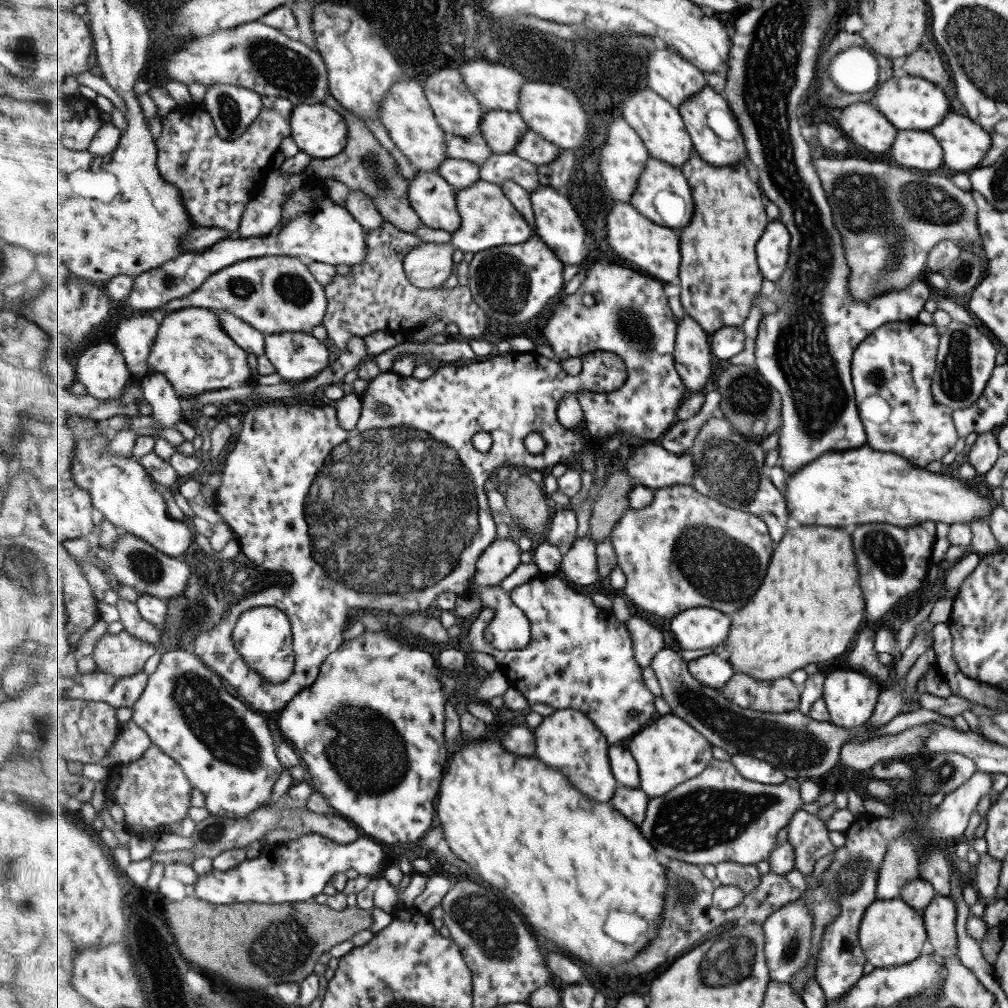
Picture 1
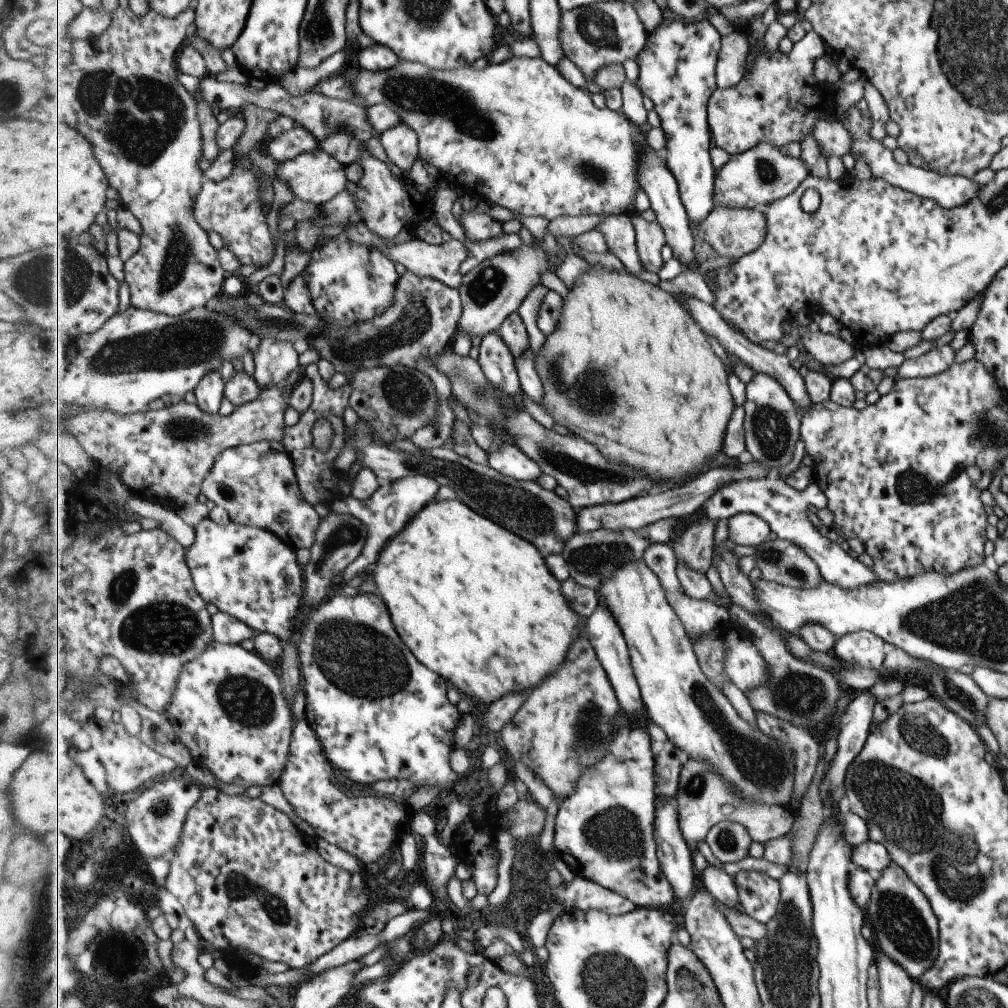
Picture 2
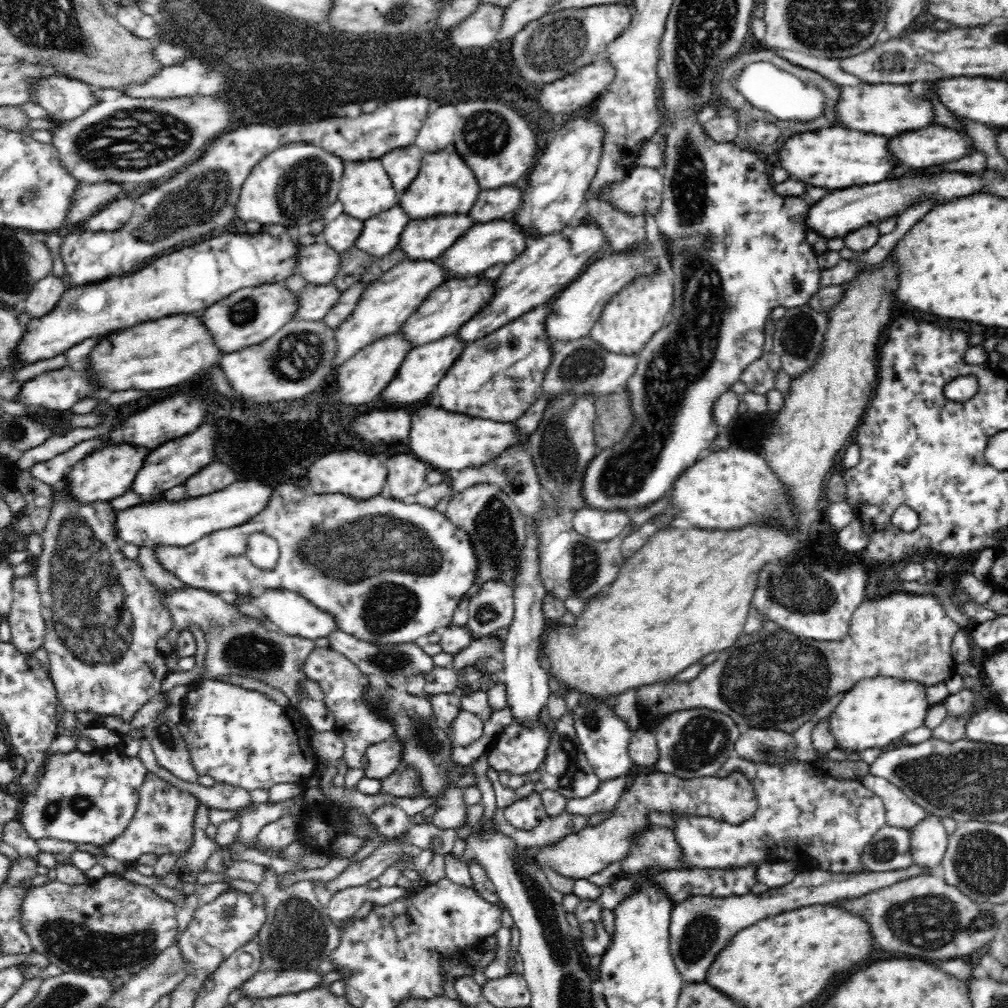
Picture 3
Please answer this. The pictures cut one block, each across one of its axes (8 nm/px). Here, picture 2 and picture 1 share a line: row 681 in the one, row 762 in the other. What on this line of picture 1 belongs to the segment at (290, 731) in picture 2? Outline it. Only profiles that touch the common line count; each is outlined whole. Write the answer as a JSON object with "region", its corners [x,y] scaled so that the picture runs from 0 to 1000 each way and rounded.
{"region":[[[178,646],[161,648],[158,660],[149,669],[142,688],[131,704],[132,715],[146,725],[154,739],[181,758],[192,782],[203,789],[207,808],[217,812],[243,811],[263,800],[262,796],[269,790],[282,761],[275,752],[267,716],[255,708],[255,704],[249,704],[243,696],[239,696],[239,692],[227,688],[219,670],[199,657],[195,649]]]}

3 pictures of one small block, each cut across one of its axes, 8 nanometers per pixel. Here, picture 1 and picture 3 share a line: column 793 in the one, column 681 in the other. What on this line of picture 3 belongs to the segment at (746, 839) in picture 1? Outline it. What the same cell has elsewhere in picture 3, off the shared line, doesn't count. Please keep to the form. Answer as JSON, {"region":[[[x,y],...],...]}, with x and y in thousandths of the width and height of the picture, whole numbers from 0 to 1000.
{"region":[[[647,765],[629,772],[625,782],[620,781],[615,794],[607,802],[607,810],[590,819],[581,819],[575,825],[564,827],[550,839],[540,840],[535,846],[522,842],[535,857],[549,862],[558,869],[571,872],[583,871],[601,861],[614,860],[621,854],[639,825],[646,823],[643,808],[647,804],[665,808],[668,813],[673,812],[702,811],[716,816],[734,817],[742,813],[751,803],[748,781],[738,769],[726,767],[719,771],[701,770],[693,773],[679,774],[665,767]]]}

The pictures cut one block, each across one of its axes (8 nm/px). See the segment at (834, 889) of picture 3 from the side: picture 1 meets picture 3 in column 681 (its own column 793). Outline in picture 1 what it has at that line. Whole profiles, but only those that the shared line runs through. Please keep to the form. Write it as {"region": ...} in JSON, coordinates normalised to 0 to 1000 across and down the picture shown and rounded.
{"region":[[[795,888],[793,893],[767,905],[758,915],[757,921],[760,925],[760,948],[765,973],[783,975],[795,962],[798,962],[798,958],[805,950],[803,943],[805,943],[807,922],[809,922],[807,903]]]}

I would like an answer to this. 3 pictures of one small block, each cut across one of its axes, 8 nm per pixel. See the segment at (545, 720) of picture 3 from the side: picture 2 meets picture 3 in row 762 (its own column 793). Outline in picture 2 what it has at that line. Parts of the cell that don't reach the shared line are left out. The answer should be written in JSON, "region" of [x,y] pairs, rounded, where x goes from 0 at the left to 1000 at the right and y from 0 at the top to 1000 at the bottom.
{"region":[[[762,473],[761,475],[733,476],[733,478],[725,478],[725,480],[713,484],[701,496],[698,509],[709,517],[715,514],[723,516],[731,510],[751,510],[765,522],[768,533],[785,536],[787,540],[801,548],[801,551],[809,558],[815,575],[822,579],[830,579],[832,583],[844,585],[844,583],[853,583],[856,582],[856,579],[864,579],[866,575],[870,575],[865,564],[836,548],[831,539],[824,538],[813,530],[801,512],[803,502],[813,505],[819,503],[818,492],[808,479],[798,488],[794,488],[787,482],[783,482],[777,474]]]}

